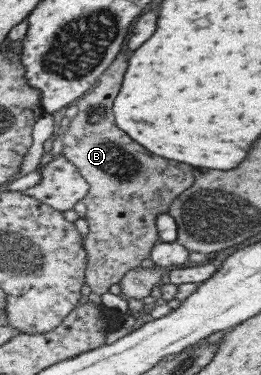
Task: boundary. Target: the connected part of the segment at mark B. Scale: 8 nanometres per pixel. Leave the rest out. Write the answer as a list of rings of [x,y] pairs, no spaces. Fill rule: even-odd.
[[[121,51],[115,57],[115,61],[105,69],[105,73],[95,81],[95,85],[77,98],[77,103],[75,103],[78,110],[77,115],[70,119],[67,131],[60,136],[63,143],[61,155],[73,164],[88,184],[87,193],[82,199],[83,205],[86,207],[85,215],[82,218],[87,222],[88,229],[82,241],[87,255],[84,278],[90,293],[99,296],[107,293],[108,287],[118,283],[129,269],[140,267],[141,261],[150,259],[151,249],[160,243],[154,220],[159,214],[167,213],[171,201],[193,183],[193,167],[189,167],[185,163],[177,163],[177,161],[157,157],[157,155],[141,149],[141,145],[133,143],[125,133],[121,133],[121,129],[115,127],[113,115],[111,115],[111,101],[119,91],[121,77],[125,73],[129,55],[131,55],[129,51]],[[127,195],[141,195],[143,201],[147,199],[147,201],[153,201],[159,205],[131,205],[131,207],[121,205],[121,199]]]

